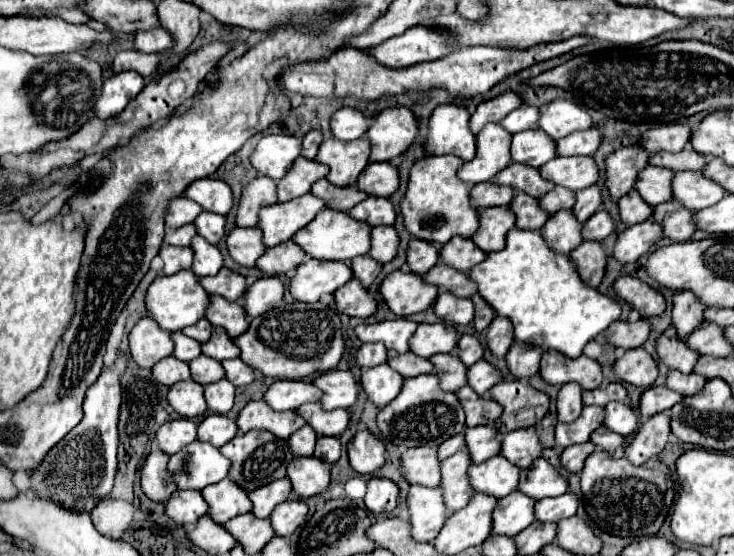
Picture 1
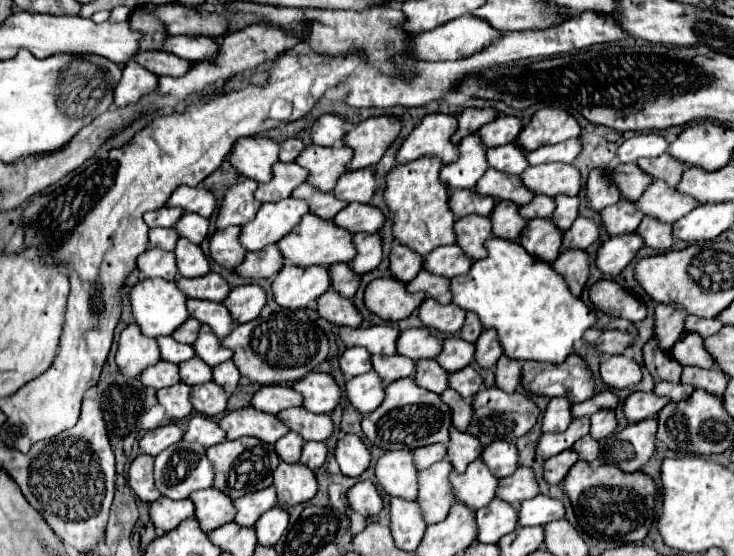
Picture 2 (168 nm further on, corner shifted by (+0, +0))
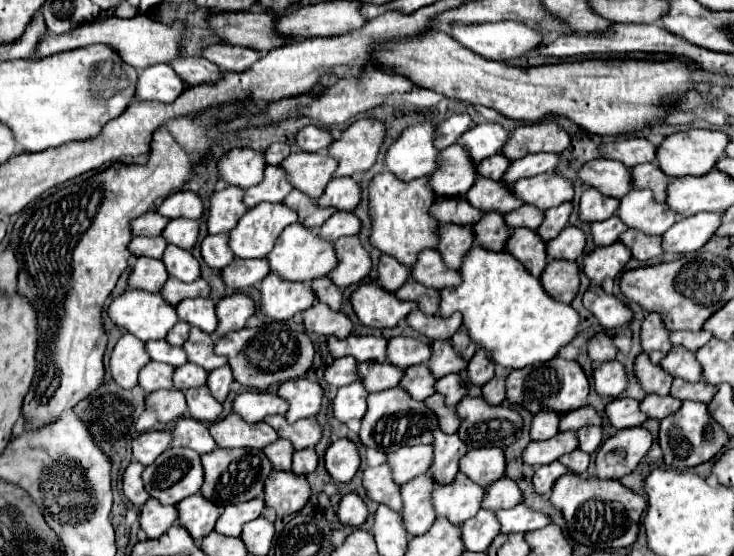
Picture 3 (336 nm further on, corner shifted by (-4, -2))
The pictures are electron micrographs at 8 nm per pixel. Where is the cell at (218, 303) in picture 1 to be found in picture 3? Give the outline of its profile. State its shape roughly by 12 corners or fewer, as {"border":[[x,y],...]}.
{"border":[[185,299],[177,305],[181,321],[205,333],[219,325],[213,299]]}

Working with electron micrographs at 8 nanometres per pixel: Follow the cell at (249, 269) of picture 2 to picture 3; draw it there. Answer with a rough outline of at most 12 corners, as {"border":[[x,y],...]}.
{"border":[[235,259],[221,269],[233,289],[259,285],[269,275],[265,259]]}

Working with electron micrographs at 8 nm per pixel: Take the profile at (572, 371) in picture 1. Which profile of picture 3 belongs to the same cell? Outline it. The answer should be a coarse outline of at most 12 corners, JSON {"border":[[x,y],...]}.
{"border":[[577,361],[515,369],[507,399],[533,413],[583,407],[589,381]]}

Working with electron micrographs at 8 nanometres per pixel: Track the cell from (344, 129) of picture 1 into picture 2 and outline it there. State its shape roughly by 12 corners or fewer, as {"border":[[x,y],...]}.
{"border":[[321,115],[311,127],[315,145],[341,145],[347,123]]}

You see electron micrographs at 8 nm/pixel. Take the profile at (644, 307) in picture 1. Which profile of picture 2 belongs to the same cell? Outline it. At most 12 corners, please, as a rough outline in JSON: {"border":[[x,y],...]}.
{"border":[[597,281],[591,303],[611,317],[631,323],[645,319],[647,309],[615,281]]}

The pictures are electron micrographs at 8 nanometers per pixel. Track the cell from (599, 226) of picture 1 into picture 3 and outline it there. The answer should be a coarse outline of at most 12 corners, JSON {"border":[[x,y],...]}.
{"border":[[565,227],[547,241],[551,259],[581,257],[587,235],[581,227]]}

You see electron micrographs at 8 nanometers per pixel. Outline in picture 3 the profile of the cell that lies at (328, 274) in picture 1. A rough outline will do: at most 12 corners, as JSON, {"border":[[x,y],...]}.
{"border":[[269,273],[261,309],[287,321],[317,301],[309,283],[281,281]]}

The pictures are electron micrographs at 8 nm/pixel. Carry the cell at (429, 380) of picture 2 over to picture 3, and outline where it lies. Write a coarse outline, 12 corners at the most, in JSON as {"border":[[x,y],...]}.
{"border":[[427,365],[405,369],[401,387],[423,401],[433,395],[437,379]]}

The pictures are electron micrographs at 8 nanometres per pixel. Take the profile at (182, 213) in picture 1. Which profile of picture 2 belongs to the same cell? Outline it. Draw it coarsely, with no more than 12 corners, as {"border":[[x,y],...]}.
{"border":[[177,207],[145,213],[149,227],[173,227],[183,211]]}

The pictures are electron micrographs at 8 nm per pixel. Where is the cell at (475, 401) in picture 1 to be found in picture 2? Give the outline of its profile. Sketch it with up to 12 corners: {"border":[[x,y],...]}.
{"border":[[445,389],[441,399],[451,407],[453,427],[467,431],[473,407],[453,389]]}

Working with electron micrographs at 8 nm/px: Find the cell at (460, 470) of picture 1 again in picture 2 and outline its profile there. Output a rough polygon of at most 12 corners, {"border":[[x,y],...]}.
{"border":[[447,459],[417,475],[417,503],[427,525],[449,513]]}

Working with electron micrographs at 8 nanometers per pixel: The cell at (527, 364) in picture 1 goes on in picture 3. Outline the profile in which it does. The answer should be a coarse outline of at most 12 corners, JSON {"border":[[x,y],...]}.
{"border":[[505,377],[483,385],[483,399],[501,405],[507,399]]}

